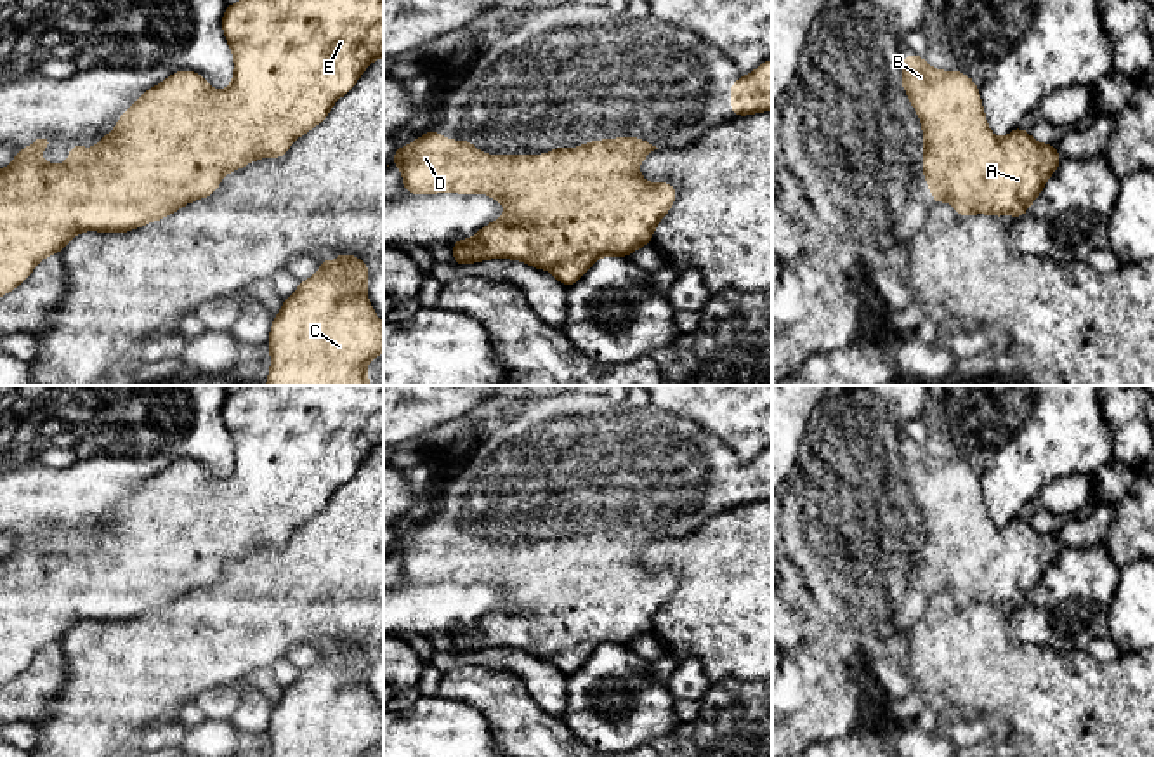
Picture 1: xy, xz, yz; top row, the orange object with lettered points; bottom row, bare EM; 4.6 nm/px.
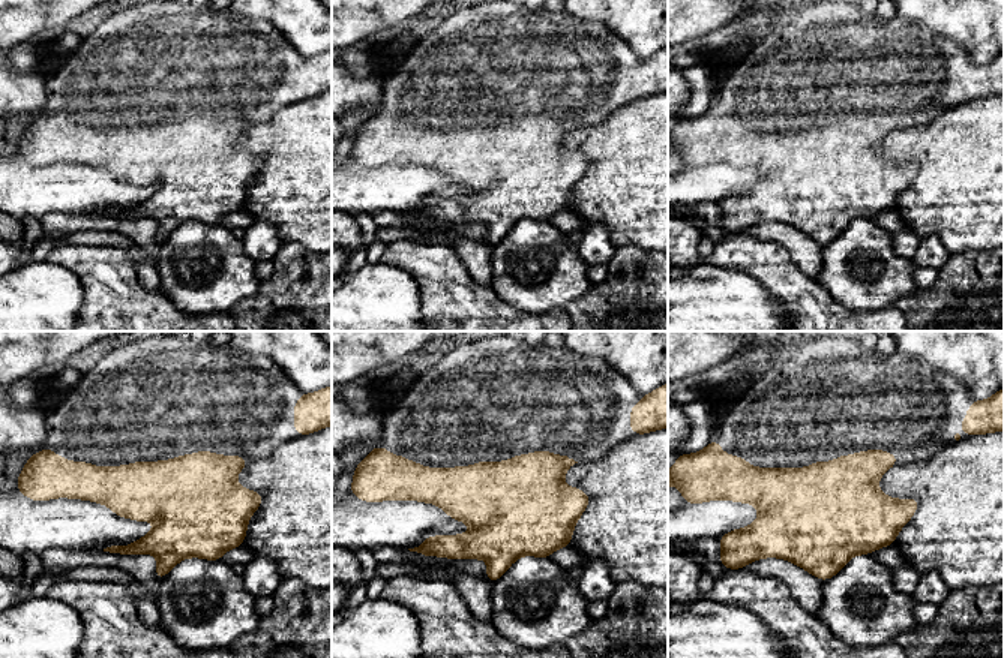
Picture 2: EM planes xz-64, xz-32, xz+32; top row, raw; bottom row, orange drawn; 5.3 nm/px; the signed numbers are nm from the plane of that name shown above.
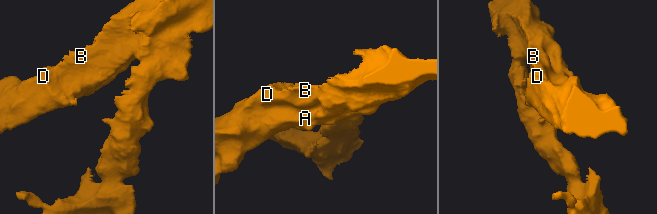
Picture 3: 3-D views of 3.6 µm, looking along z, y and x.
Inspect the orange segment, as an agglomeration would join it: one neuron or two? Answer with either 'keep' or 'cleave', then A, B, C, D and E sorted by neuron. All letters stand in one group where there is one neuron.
keep | A B C D E

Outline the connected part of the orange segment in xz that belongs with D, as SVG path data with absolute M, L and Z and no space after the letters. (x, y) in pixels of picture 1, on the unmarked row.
M427 519L415 531L397 536L389 554L401 556L408 582L484 582L505 594L503 606L481 616L474 627L451 632L451 653L515 648L536 658L550 658L567 677L599 646L628 646L652 630L654 616L677 587L670 571L651 573L639 563L640 550L654 538L651 531L626 524L588 530L583 536L554 536L550 543L482 543L470 530L448 530Z

